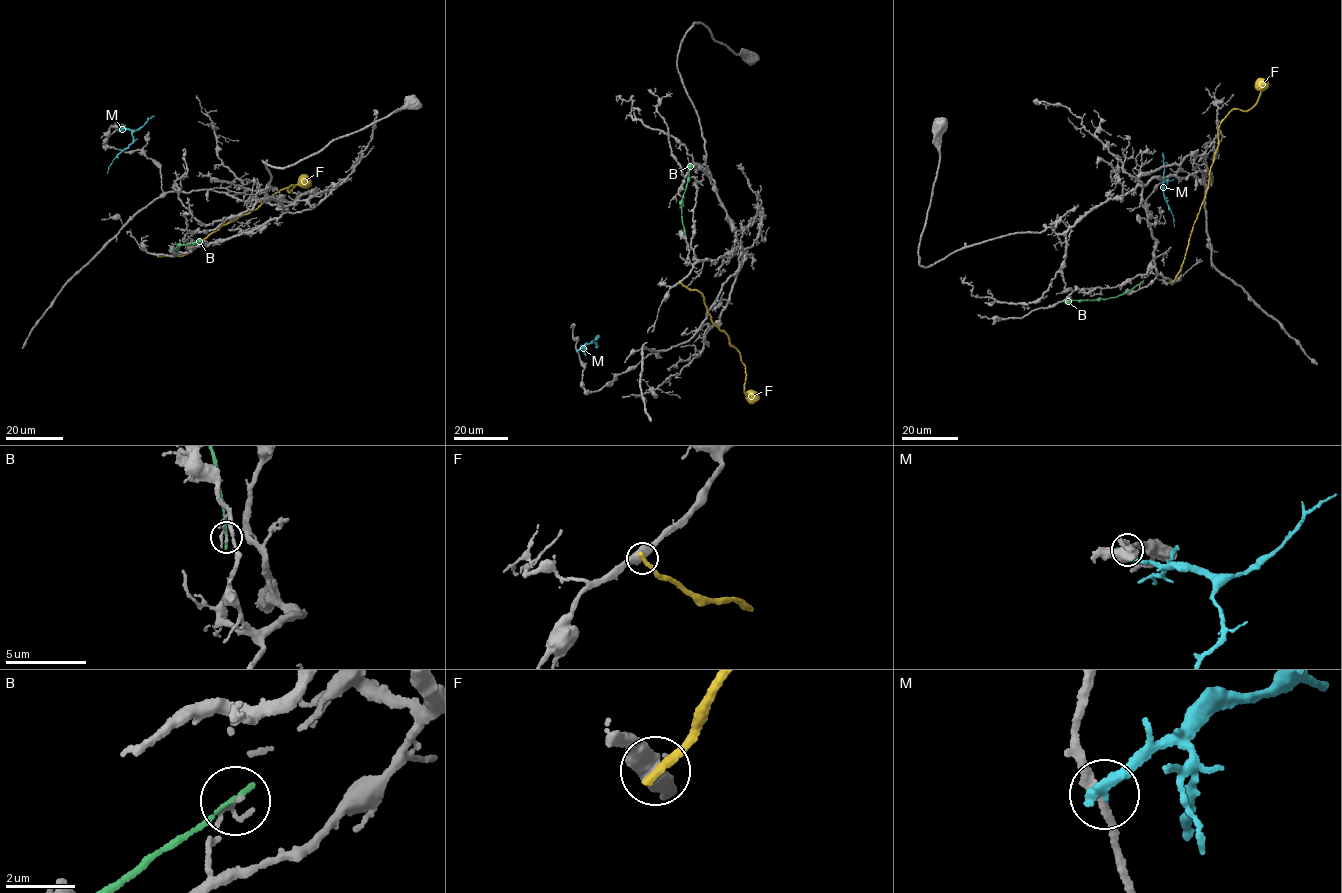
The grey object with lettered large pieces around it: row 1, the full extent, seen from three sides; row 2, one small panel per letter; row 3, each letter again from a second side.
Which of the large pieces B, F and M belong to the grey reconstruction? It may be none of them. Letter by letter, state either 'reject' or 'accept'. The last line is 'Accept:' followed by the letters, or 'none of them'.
B: reject
F: reject
M: reject
Accept: none of them

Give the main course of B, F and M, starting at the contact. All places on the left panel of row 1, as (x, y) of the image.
B: (178, 250), (175, 250), (180, 243), (200, 241)
F: (158, 256), (185, 255), (278, 192), (294, 186), (289, 193), (289, 187), (304, 187), (310, 180)
M: (116, 126), (131, 131), (133, 142), (113, 160), (107, 173)

